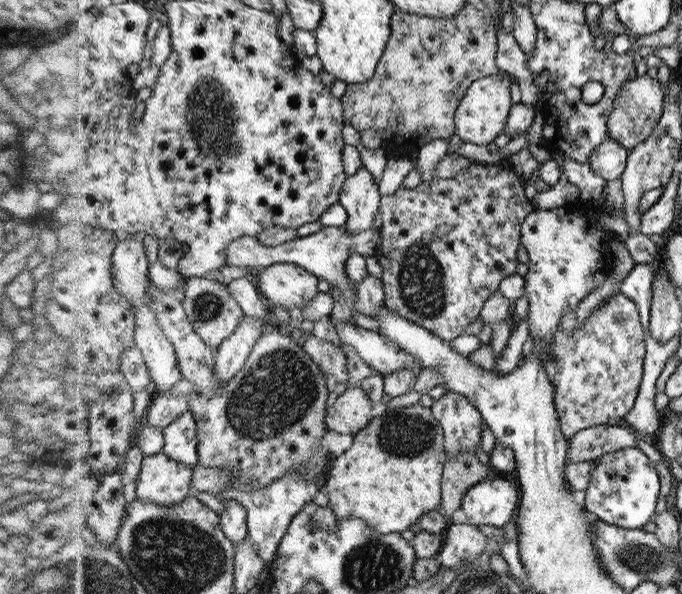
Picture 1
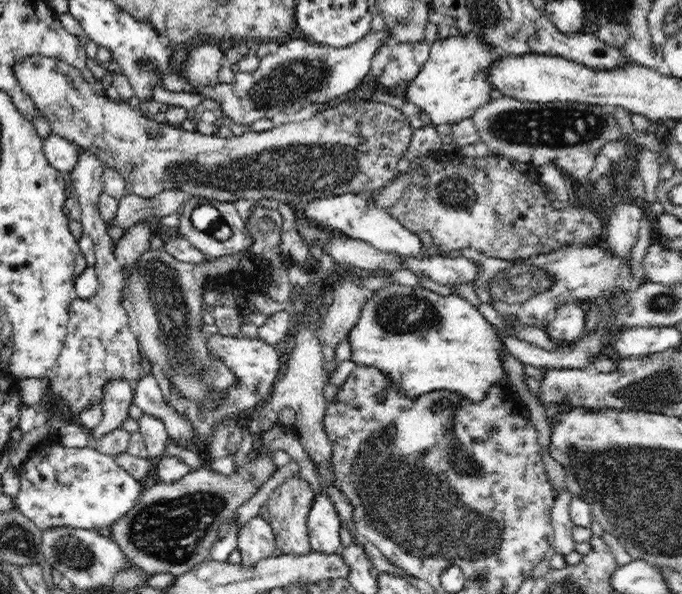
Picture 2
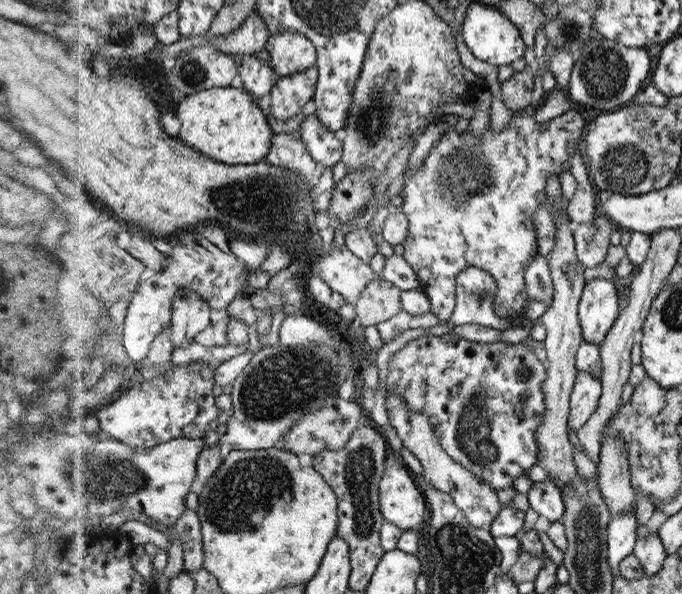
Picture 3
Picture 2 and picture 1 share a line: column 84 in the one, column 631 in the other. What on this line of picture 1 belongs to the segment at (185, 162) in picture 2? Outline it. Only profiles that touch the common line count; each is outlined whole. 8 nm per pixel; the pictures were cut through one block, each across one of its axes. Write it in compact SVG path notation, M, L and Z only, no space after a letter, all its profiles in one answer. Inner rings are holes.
M635 74L623 82L623 87L615 98L612 113L609 115L609 136L610 139L632 151L638 144L645 143L649 136L656 130L664 111L665 91L658 79L644 74Z

